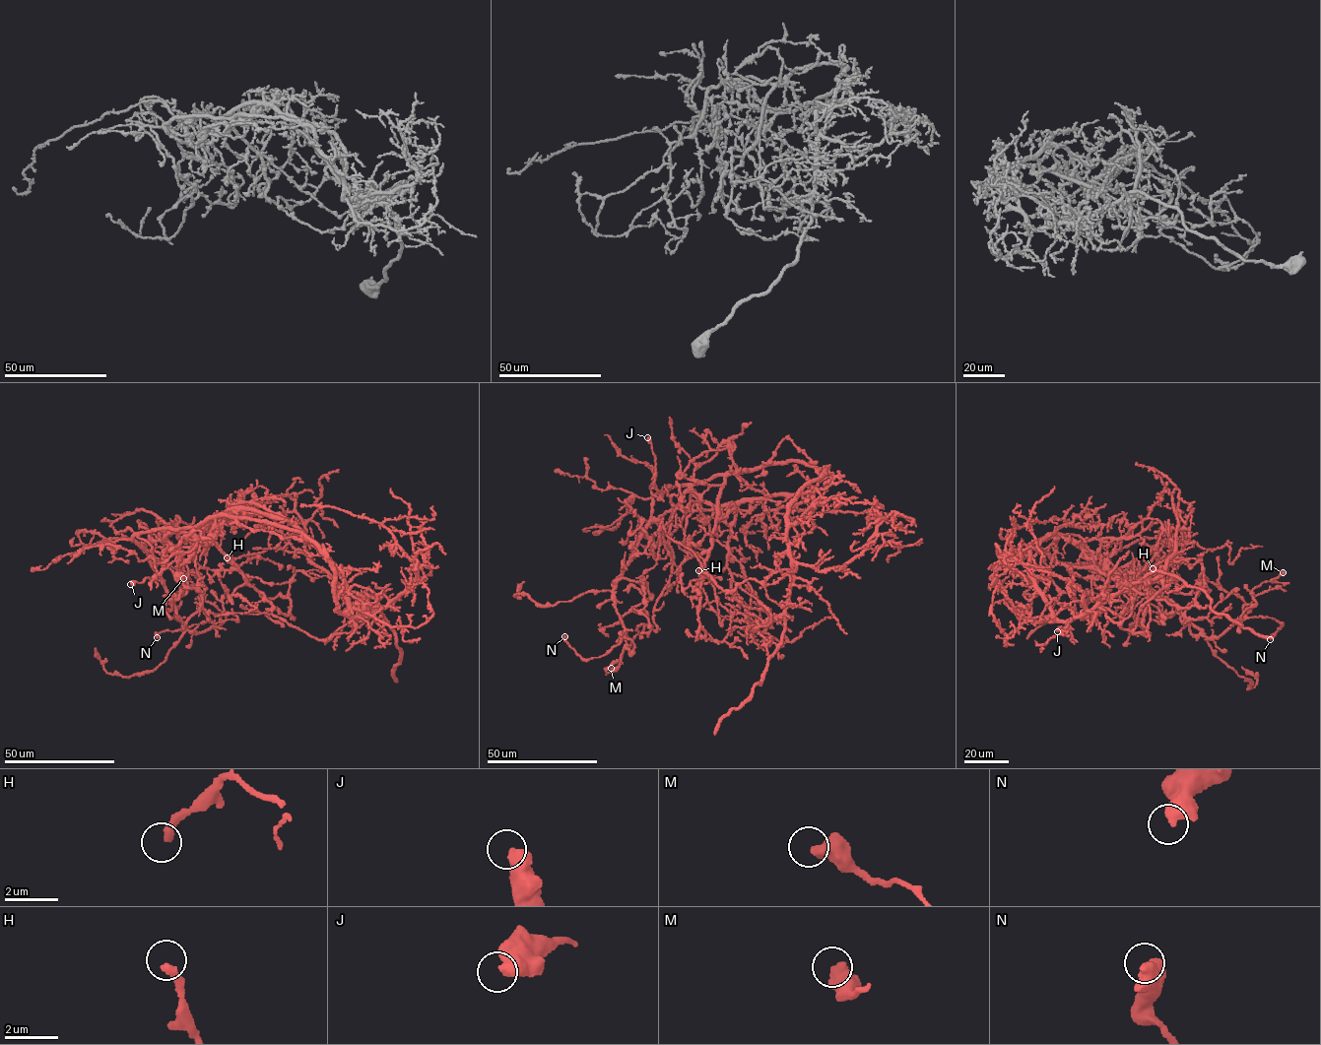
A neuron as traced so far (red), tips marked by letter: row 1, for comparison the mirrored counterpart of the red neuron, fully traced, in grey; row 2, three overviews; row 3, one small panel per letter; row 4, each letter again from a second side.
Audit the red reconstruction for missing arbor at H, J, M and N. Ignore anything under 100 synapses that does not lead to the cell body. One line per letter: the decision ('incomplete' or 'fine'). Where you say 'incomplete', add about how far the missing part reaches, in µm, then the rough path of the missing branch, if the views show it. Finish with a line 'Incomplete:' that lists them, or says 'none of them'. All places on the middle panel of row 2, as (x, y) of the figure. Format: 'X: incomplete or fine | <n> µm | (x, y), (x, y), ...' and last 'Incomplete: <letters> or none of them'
H: fine
J: fine
M: fine
N: fine
Incomplete: none of them

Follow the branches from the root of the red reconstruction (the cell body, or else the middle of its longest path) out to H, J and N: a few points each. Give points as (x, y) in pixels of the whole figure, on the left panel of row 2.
H: (265, 516), (234, 508), (217, 516), (267, 514), (304, 551), (305, 524), (285, 512), (269, 548), (227, 557)
J: (265, 516), (229, 510), (190, 532), (140, 532), (138, 537), (152, 547), (158, 574), (130, 584)
N: (265, 516), (229, 510), (152, 542), (147, 552), (176, 618), (192, 631), (215, 625), (204, 621), (157, 637)

